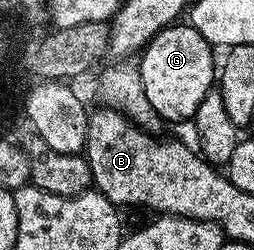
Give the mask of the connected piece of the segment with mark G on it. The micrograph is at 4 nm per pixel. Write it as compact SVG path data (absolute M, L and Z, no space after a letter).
M173 24L156 33L138 58L146 100L168 124L195 119L202 96L213 89L218 78L218 58L212 55L212 45L190 24L180 25Z

